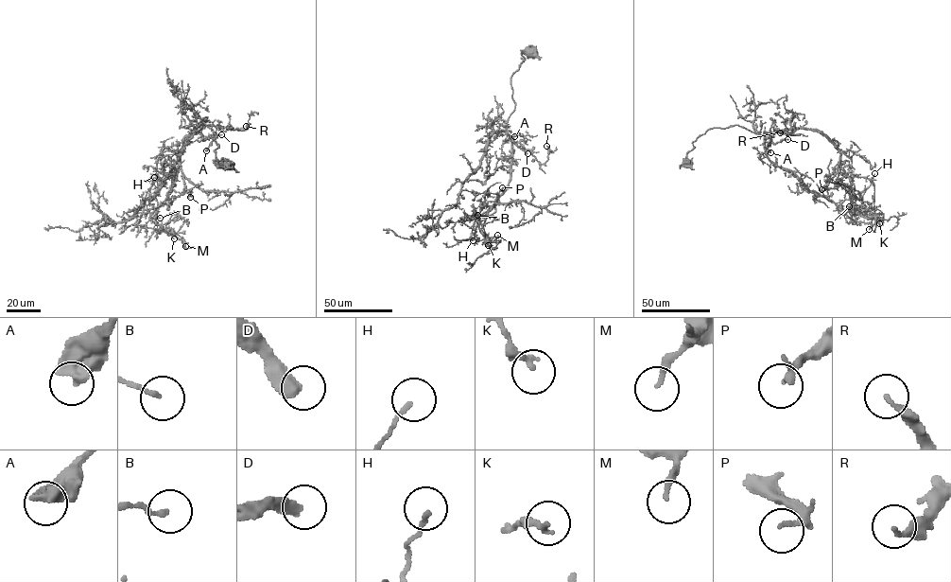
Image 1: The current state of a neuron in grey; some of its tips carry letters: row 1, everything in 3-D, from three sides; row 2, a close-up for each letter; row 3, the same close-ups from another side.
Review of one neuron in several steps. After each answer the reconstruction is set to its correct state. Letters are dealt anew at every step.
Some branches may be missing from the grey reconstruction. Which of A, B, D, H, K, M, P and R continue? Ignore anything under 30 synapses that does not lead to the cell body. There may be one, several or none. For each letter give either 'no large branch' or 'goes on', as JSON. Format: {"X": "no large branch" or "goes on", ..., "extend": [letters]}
{"A": "no large branch", "B": "no large branch", "D": "goes on", "H": "no large branch", "K": "no large branch", "M": "no large branch", "P": "goes on", "R": "no large branch", "extend": ["D", "P"]}

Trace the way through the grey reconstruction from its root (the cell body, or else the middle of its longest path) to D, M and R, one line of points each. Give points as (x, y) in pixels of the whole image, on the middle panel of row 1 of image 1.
D: (532, 52), (523, 52), (525, 59), (522, 59), (510, 79), (515, 108), (509, 118), (507, 131), (527, 153)
M: (532, 52), (523, 52), (510, 79), (509, 185), (486, 216), (469, 217), (485, 241), (497, 235)
R: (532, 52), (523, 52), (525, 59), (510, 79), (515, 108), (507, 134), (541, 164), (548, 159), (546, 146)

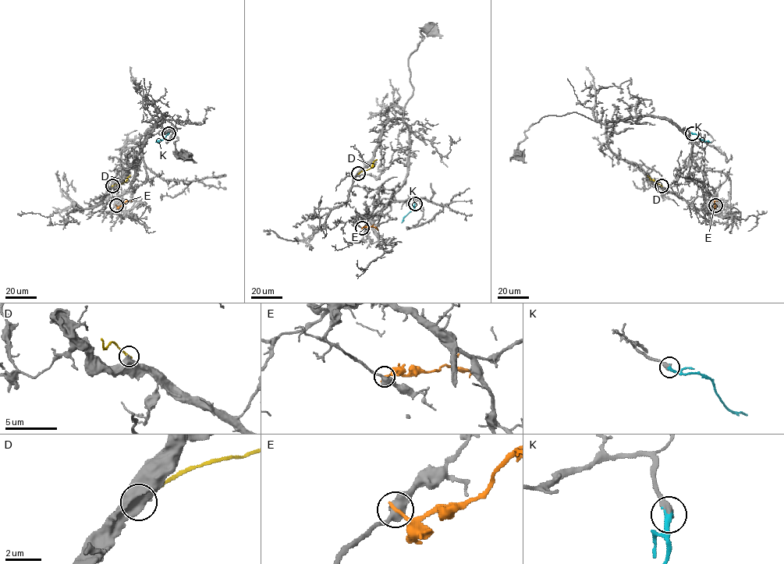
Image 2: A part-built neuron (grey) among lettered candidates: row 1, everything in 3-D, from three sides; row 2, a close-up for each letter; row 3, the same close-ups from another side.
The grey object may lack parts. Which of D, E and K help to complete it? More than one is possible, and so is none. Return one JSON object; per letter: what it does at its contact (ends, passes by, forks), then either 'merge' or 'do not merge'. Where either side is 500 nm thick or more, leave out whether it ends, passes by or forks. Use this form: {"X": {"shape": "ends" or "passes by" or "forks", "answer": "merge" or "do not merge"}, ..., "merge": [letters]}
{"D": {"answer": "do not merge"}, "E": {"answer": "do not merge"}, "K": {"shape": "ends", "answer": "merge"}, "merge": ["K"]}

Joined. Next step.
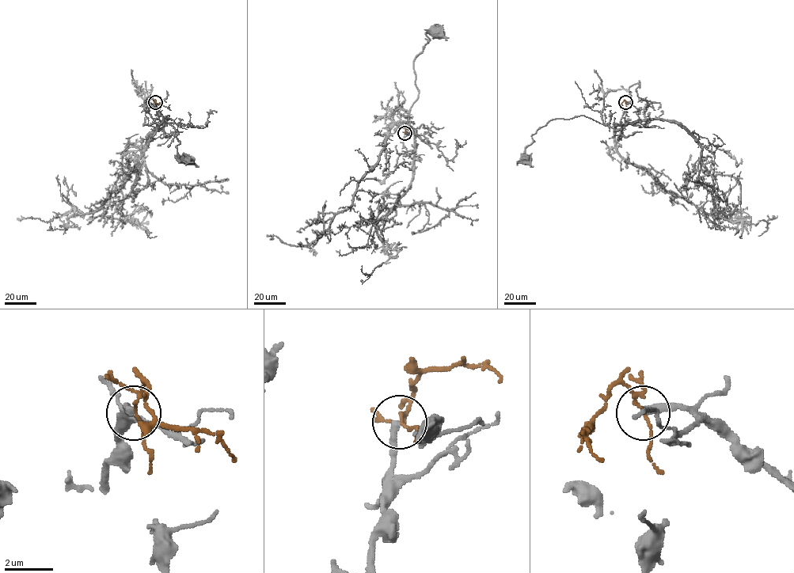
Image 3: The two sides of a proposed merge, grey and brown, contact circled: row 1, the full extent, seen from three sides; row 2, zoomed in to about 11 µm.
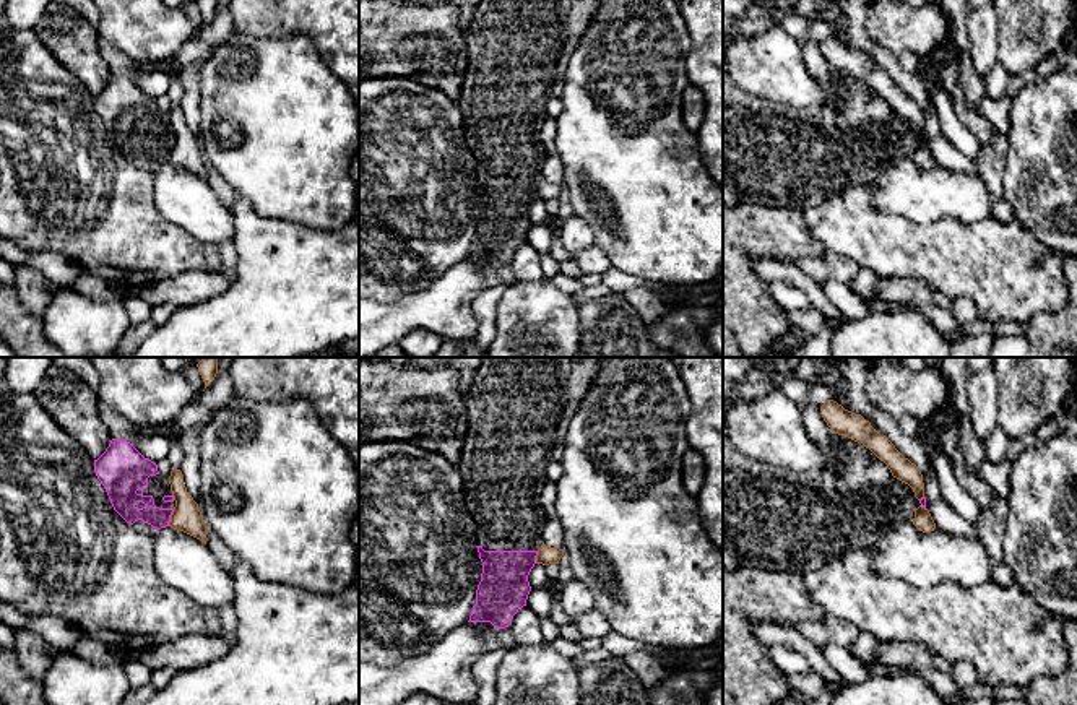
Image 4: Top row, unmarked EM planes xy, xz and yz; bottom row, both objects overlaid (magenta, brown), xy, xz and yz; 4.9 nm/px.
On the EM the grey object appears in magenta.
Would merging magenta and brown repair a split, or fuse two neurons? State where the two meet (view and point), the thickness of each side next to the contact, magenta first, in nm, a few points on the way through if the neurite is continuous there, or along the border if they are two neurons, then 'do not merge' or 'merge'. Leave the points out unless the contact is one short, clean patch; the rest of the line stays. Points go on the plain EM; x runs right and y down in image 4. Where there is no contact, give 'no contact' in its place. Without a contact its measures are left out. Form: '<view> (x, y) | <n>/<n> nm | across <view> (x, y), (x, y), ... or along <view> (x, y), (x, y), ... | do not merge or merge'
xy (169, 153) | 130/140 nm | along xy (174, 145), (168, 161) | do not merge

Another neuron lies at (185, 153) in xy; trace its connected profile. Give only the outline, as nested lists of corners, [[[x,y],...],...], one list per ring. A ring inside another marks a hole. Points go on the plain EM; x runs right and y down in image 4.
[[[180,106],[171,107],[169,120],[175,136],[169,162],[177,167],[184,167],[206,180],[206,161],[201,154],[198,140],[187,128]]]

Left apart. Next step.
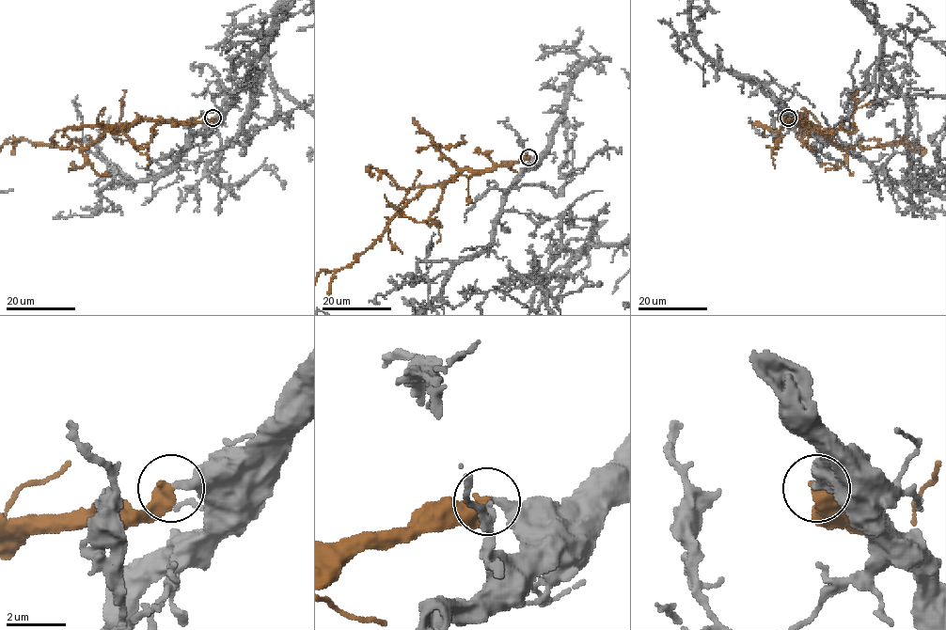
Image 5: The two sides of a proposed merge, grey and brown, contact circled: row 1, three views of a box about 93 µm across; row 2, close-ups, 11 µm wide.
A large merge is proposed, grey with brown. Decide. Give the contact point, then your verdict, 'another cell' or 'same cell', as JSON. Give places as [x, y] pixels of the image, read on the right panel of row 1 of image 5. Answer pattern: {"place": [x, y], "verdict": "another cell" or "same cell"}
{"place": [788, 118], "verdict": "same cell"}

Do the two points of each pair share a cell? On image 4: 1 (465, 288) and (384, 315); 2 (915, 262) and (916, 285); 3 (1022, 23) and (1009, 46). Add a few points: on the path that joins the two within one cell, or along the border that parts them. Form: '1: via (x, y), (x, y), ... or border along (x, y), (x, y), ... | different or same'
1: via (445, 302), (439, 309), (423, 309), (403, 315) | same
2: border along (881, 276), (921, 276), (949, 298) | different
3: via (1022, 28), (1022, 33), (1014, 41) | same

